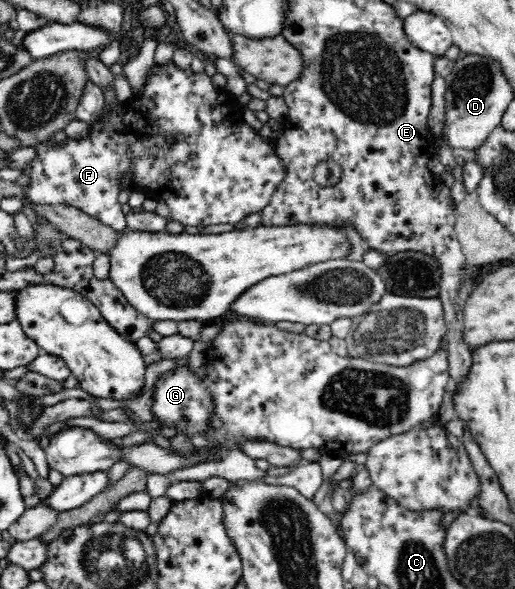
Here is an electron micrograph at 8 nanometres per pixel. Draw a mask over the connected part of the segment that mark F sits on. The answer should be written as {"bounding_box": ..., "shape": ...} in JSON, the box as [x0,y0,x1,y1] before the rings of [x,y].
{"bounding_box":[23,61,286,232],"shape":[[[168,61],[168,65],[152,65],[150,73],[146,78],[143,88],[135,93],[132,99],[129,99],[125,104],[114,103],[112,105],[109,117],[104,121],[102,117],[91,119],[90,132],[87,138],[66,138],[61,144],[56,144],[52,140],[40,142],[35,145],[36,155],[30,162],[27,173],[30,181],[23,187],[25,199],[29,199],[31,203],[36,205],[56,205],[56,203],[65,203],[72,207],[77,207],[80,211],[87,213],[90,217],[94,217],[98,221],[113,227],[122,232],[126,229],[125,214],[121,210],[121,204],[118,202],[118,193],[122,191],[120,179],[124,173],[131,173],[131,179],[135,183],[135,191],[144,193],[145,197],[151,200],[163,201],[169,207],[169,217],[174,221],[179,221],[182,225],[207,226],[216,225],[218,223],[238,223],[244,220],[252,213],[260,213],[270,203],[272,193],[276,191],[278,185],[282,183],[286,177],[286,166],[280,160],[276,150],[274,150],[274,141],[271,138],[265,139],[256,132],[256,129],[248,126],[243,118],[243,105],[238,101],[236,94],[230,93],[228,88],[221,88],[212,82],[211,73],[194,73],[192,69],[178,69],[174,65],[174,61]]]}

